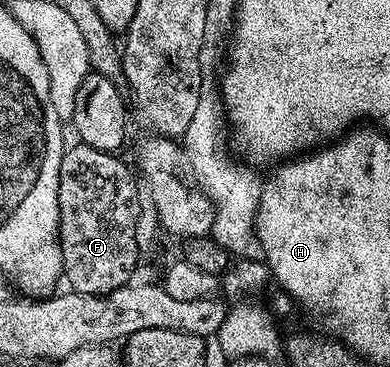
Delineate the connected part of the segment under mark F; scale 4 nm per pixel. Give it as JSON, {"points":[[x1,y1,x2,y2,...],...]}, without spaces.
{"points":[[75,142,75,145,68,147,64,151,61,158,61,174,59,175,59,241,61,242,61,258,63,259,63,274,62,279,67,280,66,287,72,292,80,292,81,294,93,294,94,296,108,296,113,290,124,288,126,284,132,283,135,272,135,267,139,264,141,253,137,246,137,234,135,227,137,226,137,218,141,211,141,203,139,204,139,192,141,196,141,188,137,183,137,176,134,171,127,169,127,164,123,160,118,160,120,157,113,152,102,152,93,146,82,142]]}

